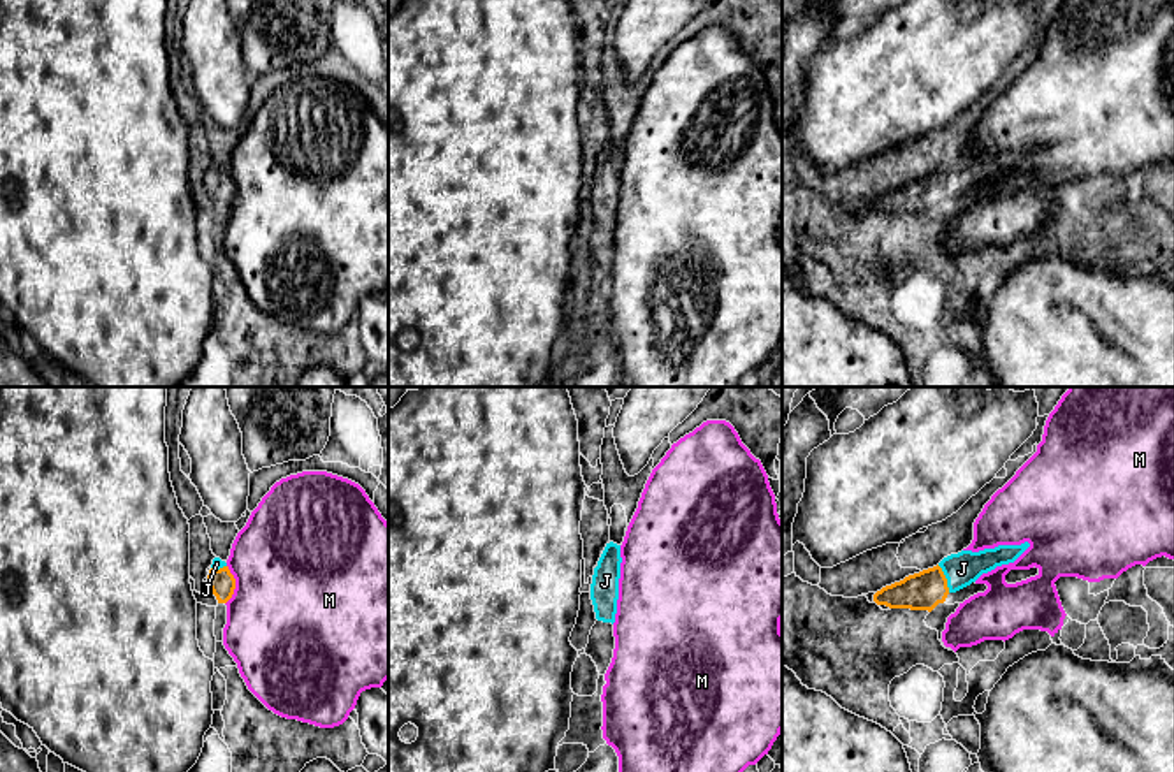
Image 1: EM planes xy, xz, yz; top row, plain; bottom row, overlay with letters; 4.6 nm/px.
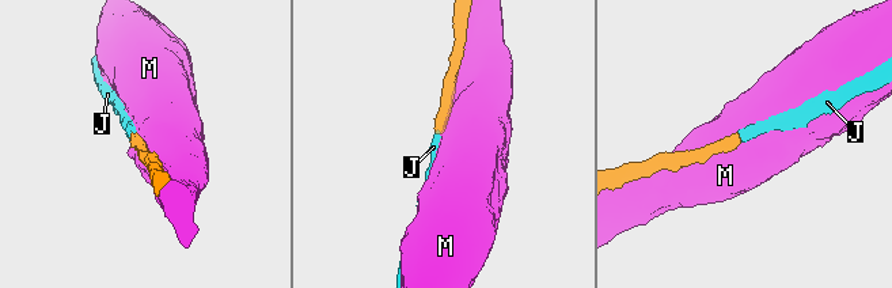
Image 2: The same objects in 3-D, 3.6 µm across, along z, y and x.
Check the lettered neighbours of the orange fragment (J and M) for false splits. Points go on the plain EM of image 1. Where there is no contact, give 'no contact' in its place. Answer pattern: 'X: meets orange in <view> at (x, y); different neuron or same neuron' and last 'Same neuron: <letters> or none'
J: meets orange in yz at (946, 185); same neuron
M: meets orange in xy at (234, 190); different neuron
Same neuron: J

